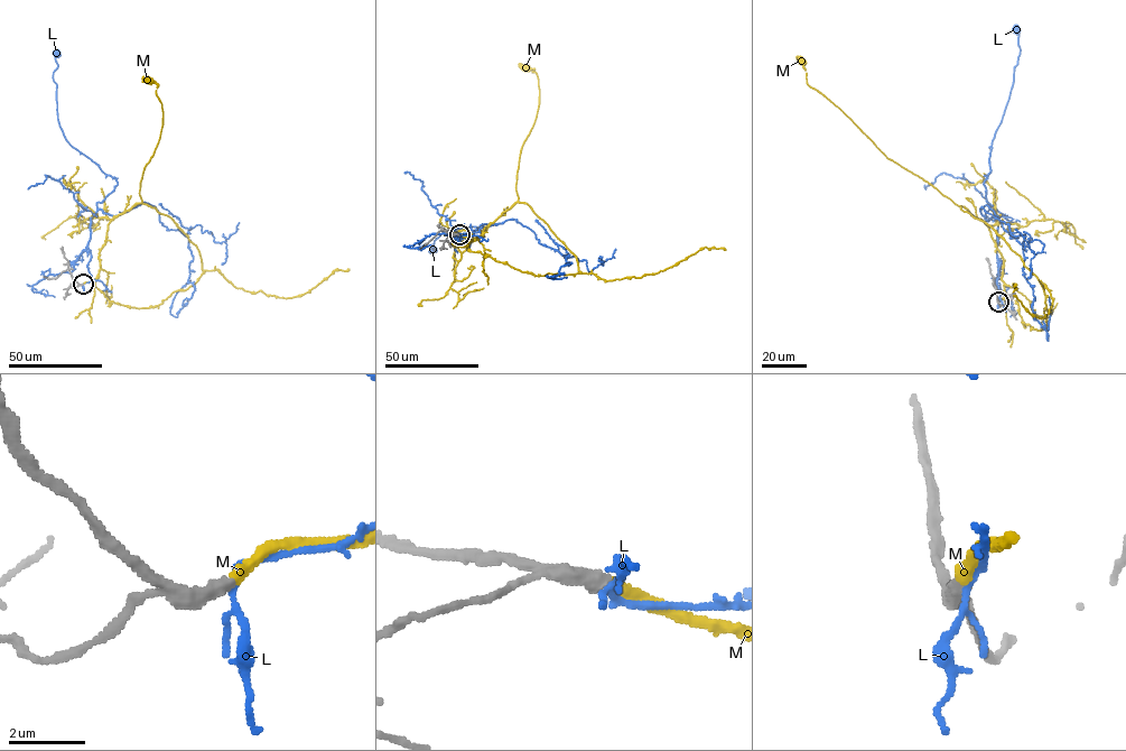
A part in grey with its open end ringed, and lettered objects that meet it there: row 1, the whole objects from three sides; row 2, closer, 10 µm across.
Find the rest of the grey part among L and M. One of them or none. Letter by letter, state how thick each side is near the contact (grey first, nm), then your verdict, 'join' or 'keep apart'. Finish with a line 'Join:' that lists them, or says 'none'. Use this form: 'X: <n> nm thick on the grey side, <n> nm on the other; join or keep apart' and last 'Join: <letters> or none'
L: 420 nm thick on the grey side, 150 nm on the other; keep apart
M: 420 nm thick on the grey side, 280 nm on the other; join
Join: M

